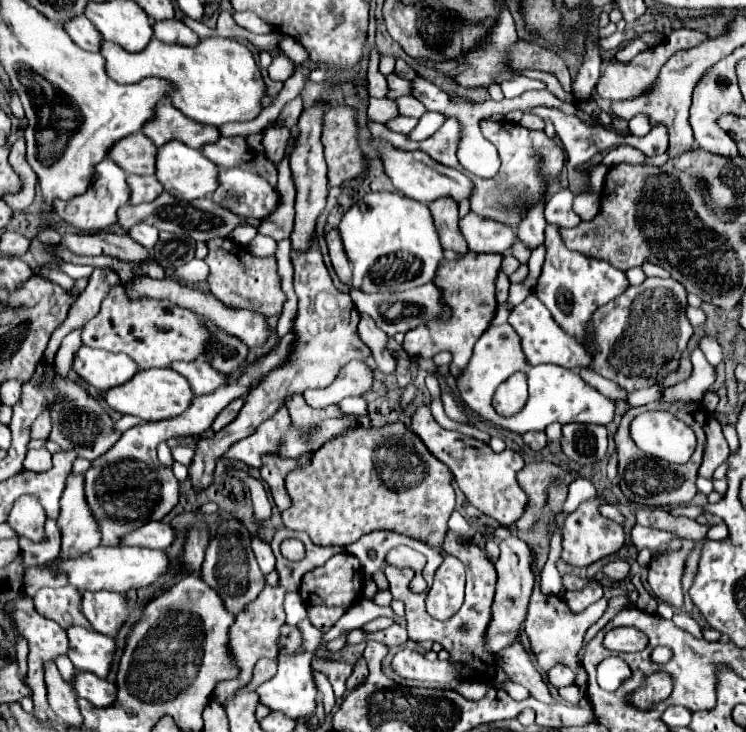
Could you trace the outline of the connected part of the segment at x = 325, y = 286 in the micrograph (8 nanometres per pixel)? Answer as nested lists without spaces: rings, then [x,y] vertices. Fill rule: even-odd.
[[[316,240],[306,254],[292,254],[292,264],[294,290],[298,296],[298,314],[294,322],[294,332],[298,338],[294,342],[294,354],[288,362],[278,366],[248,392],[246,404],[234,422],[230,422],[214,436],[204,436],[196,442],[196,452],[192,464],[188,466],[188,478],[196,490],[208,488],[212,484],[214,466],[220,456],[224,456],[232,444],[250,436],[264,420],[278,412],[278,406],[282,406],[282,400],[286,400],[286,396],[304,394],[308,388],[326,388],[328,384],[332,384],[344,364],[348,364],[350,360],[366,360],[370,356],[370,348],[360,340],[356,332],[356,324],[360,318],[358,310],[354,308],[350,296],[334,286],[322,262]]]

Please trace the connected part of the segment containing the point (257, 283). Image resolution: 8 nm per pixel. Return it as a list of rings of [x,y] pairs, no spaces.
[[[214,238],[208,242],[208,256],[204,262],[210,266],[210,292],[218,296],[222,304],[230,304],[230,308],[250,308],[252,312],[262,312],[264,316],[276,316],[282,312],[286,296],[280,290],[274,256],[258,258],[230,238]]]

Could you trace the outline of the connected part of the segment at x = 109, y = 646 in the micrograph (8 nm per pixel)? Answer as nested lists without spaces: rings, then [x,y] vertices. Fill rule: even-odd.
[[[70,626],[66,634],[70,640],[68,658],[72,660],[74,668],[106,678],[114,654],[114,640],[82,626]]]

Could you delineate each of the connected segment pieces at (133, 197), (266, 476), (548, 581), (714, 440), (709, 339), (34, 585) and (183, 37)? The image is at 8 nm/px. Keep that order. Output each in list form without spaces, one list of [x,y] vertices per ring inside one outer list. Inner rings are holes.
[[[130,174],[126,178],[126,182],[130,184],[130,204],[150,202],[164,190],[162,184],[156,180],[156,176],[134,176],[134,174]]]
[[[262,458],[262,468],[260,468],[260,476],[262,480],[270,486],[272,498],[278,506],[280,512],[284,512],[286,508],[290,508],[291,500],[284,488],[284,478],[290,470],[294,470],[296,466],[306,466],[308,458],[298,458],[298,460],[284,460],[284,458]]]
[[[554,536],[552,544],[550,544],[550,556],[548,556],[548,562],[542,570],[542,578],[540,578],[540,588],[542,588],[542,594],[546,596],[558,596],[558,594],[564,594],[564,588],[562,588],[562,578],[556,570],[556,562],[558,562],[558,556],[560,556],[560,538]]]
[[[710,418],[706,422],[704,432],[706,432],[706,448],[704,448],[704,460],[702,460],[698,476],[712,478],[712,472],[730,456],[730,448],[722,434],[722,426],[716,418]]]
[[[708,335],[702,337],[699,343],[699,348],[702,350],[710,364],[717,366],[722,362],[722,348],[720,348],[715,337]]]
[[[29,567],[24,574],[23,594],[34,597],[42,587],[60,588],[68,584],[66,574],[54,576],[47,568]]]
[[[176,18],[154,22],[154,38],[166,44],[184,44],[184,46],[194,46],[198,42],[198,34]]]

